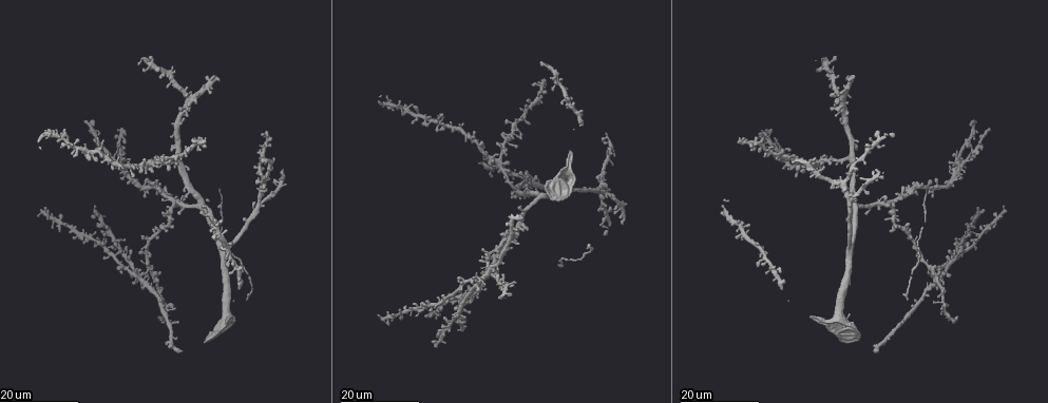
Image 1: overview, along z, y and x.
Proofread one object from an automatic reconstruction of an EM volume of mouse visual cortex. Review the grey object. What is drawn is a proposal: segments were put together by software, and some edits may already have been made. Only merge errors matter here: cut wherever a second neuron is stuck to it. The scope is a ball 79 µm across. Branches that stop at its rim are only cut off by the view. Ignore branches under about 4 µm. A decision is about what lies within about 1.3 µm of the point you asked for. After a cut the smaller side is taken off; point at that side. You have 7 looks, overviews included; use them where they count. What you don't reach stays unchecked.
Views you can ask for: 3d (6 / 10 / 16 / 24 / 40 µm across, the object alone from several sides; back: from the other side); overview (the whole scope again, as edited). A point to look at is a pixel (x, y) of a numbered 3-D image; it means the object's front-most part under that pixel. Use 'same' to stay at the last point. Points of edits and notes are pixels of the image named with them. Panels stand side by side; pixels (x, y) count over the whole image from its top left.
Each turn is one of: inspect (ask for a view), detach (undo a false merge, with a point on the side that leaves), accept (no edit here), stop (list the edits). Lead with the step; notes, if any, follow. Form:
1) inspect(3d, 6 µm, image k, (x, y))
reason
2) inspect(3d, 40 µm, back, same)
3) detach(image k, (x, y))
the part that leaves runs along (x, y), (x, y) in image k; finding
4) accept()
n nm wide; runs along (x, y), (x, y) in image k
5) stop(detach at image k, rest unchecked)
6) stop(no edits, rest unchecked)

inspect(3d, 16 µm, image 1, (437, 124))
arms run side by side

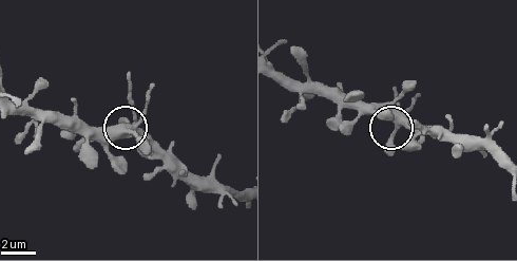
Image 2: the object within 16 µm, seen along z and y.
inspect(3d, 10 µm, image 2, (133, 126))

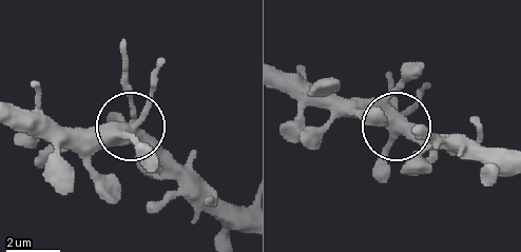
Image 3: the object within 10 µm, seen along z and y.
accept()
410 nm wide; runs along (507, 170), (400, 132), (391, 84) in image 3; continuous, no second neuron

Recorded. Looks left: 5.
inspect(3d, 16 µm, image 1, (169, 224))
side arm on a straight run

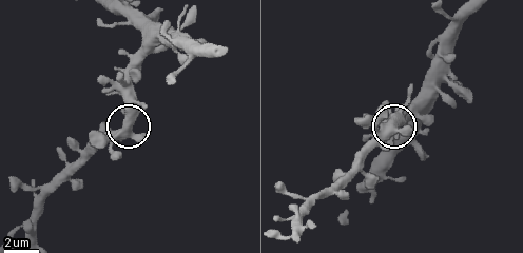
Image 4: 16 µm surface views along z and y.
inspect(3d, 10 µm, image 4, (126, 136))

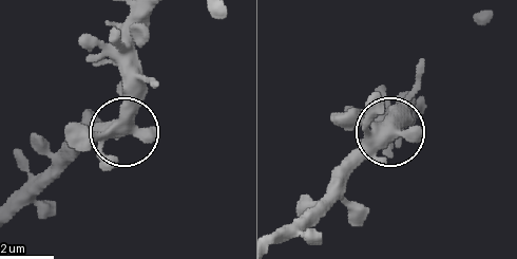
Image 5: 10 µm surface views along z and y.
accept()
all the same neuron

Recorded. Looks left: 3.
inspect(3d, 16 µm, image 1, (931, 268))
looks like a crossing

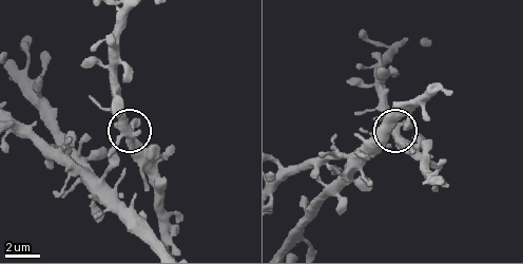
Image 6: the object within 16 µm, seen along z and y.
inspect(3d, 6 µm, image 6, (124, 134))

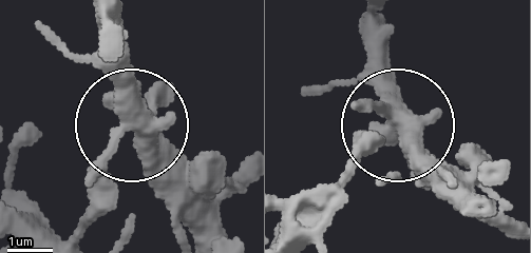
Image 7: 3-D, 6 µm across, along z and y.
accept()
all the same neuron

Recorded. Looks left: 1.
stop(no edits, rest unchecked)

